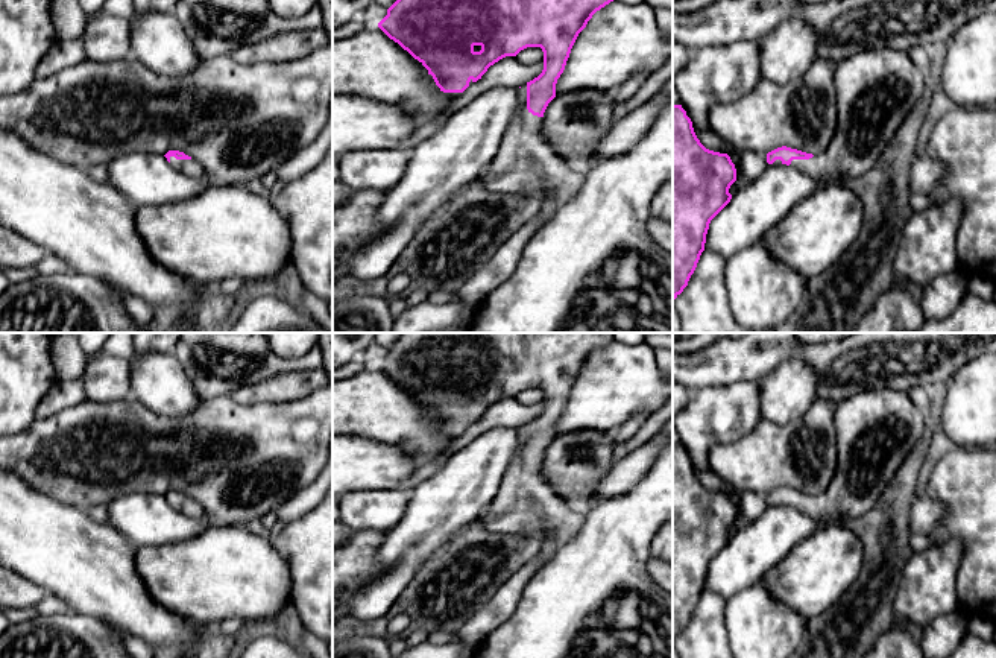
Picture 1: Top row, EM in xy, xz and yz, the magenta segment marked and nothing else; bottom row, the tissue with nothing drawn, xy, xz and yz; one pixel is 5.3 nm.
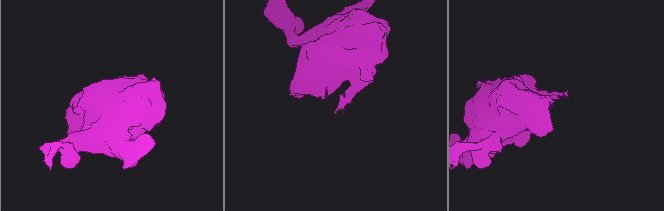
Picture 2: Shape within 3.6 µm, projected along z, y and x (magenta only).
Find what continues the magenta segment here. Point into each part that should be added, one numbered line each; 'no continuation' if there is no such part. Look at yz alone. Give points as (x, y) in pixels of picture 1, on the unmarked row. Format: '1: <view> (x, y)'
1: yz (876, 429)

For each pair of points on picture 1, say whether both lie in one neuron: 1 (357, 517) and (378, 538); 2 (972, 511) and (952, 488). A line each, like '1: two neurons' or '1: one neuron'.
1: two neurons
2: one neuron

